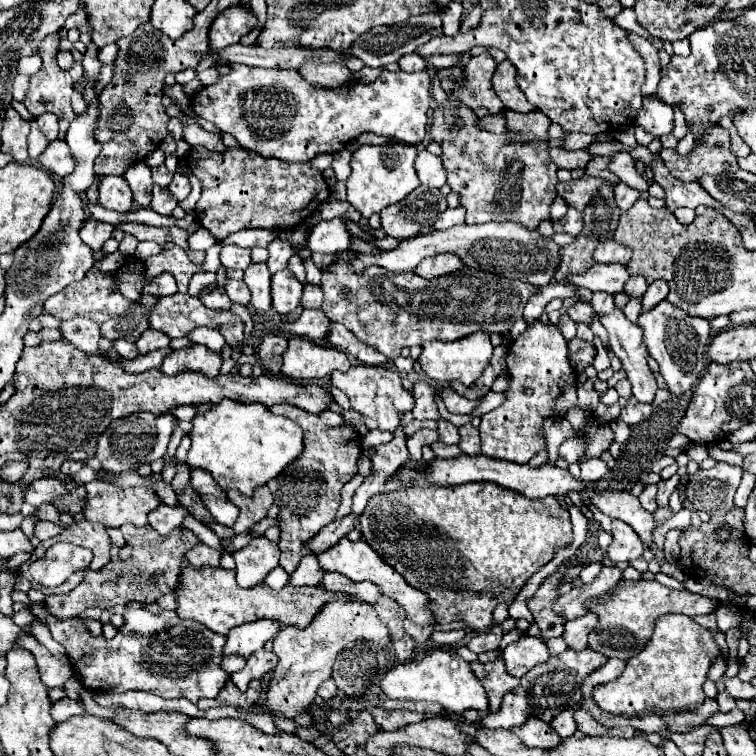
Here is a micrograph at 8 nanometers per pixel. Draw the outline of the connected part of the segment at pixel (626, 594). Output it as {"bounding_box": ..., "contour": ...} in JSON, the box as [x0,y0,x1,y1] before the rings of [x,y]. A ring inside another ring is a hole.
{"bounding_box":[586,580,718,660],"contour":[[[620,580],[616,584],[616,590],[588,600],[586,602],[590,612],[596,612],[600,618],[600,624],[596,628],[596,632],[590,634],[590,648],[608,656],[608,658],[620,658],[620,660],[630,660],[636,652],[640,652],[642,648],[646,648],[652,632],[654,632],[654,624],[658,620],[658,616],[662,614],[686,614],[686,616],[702,616],[702,614],[712,614],[718,608],[718,600],[716,598],[706,598],[700,594],[692,594],[688,590],[672,590],[666,588],[662,584],[658,584],[656,580]]]}

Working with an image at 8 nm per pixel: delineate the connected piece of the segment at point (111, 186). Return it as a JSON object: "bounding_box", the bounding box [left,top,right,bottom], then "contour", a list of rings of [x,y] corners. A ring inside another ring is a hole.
{"bounding_box":[98,176,132,212],"contour":[[[100,176],[98,200],[104,208],[116,210],[116,212],[130,212],[132,208],[132,192],[122,176]]]}

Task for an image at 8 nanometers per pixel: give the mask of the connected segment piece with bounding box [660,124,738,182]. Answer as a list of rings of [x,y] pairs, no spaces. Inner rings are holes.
[[[720,124],[708,128],[704,140],[696,140],[690,154],[678,154],[676,148],[662,148],[660,158],[670,174],[682,182],[696,182],[702,174],[738,170],[736,156],[730,148],[730,134]]]

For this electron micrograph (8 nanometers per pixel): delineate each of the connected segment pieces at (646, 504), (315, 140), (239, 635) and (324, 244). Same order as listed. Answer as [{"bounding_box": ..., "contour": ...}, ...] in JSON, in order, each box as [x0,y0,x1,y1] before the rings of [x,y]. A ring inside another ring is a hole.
[{"bounding_box":[638,484,658,512],"contour":[[[648,484],[648,486],[642,490],[642,494],[638,496],[638,500],[640,500],[642,508],[654,512],[654,510],[658,508],[658,506],[656,506],[656,484]]]},{"bounding_box":[192,64,430,162],"contour":[[[232,64],[230,74],[222,76],[216,84],[204,86],[192,98],[194,112],[218,126],[222,132],[228,132],[236,138],[242,148],[260,152],[260,156],[278,158],[286,162],[308,162],[324,152],[338,152],[350,140],[362,132],[374,132],[392,136],[404,144],[420,144],[426,134],[428,110],[430,110],[430,76],[428,72],[388,72],[382,70],[376,82],[346,82],[340,88],[318,88],[308,84],[296,70],[272,70],[272,68],[252,68],[242,64]]]},{"bounding_box":[224,620,280,658],"contour":[[[256,620],[252,624],[236,626],[228,632],[224,644],[224,656],[248,658],[252,652],[260,650],[266,640],[278,634],[280,626],[274,620]]]},{"bounding_box":[306,218,350,254],"contour":[[[340,218],[328,220],[328,222],[318,222],[306,240],[306,246],[310,252],[324,252],[324,254],[334,254],[340,250],[346,250],[350,244],[348,230]]]}]

